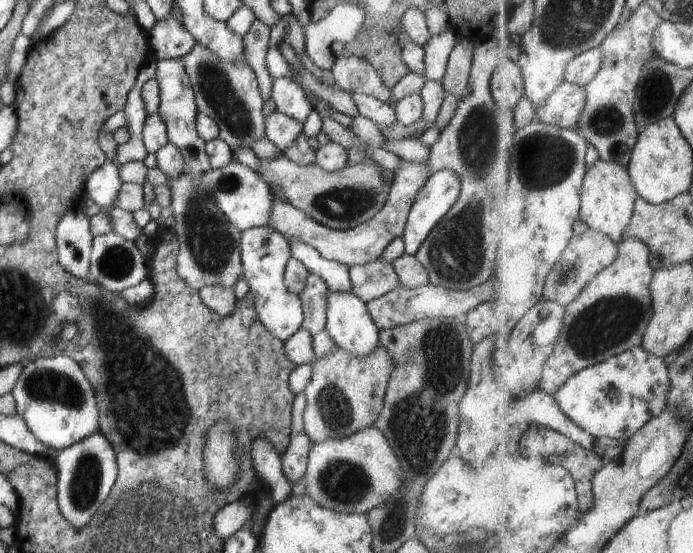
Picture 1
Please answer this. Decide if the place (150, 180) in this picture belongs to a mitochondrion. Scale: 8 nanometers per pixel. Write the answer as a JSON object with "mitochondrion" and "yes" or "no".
{"mitochondrion":"no"}

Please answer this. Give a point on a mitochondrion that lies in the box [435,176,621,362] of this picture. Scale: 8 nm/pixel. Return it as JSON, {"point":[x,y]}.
{"point":[569,272]}

